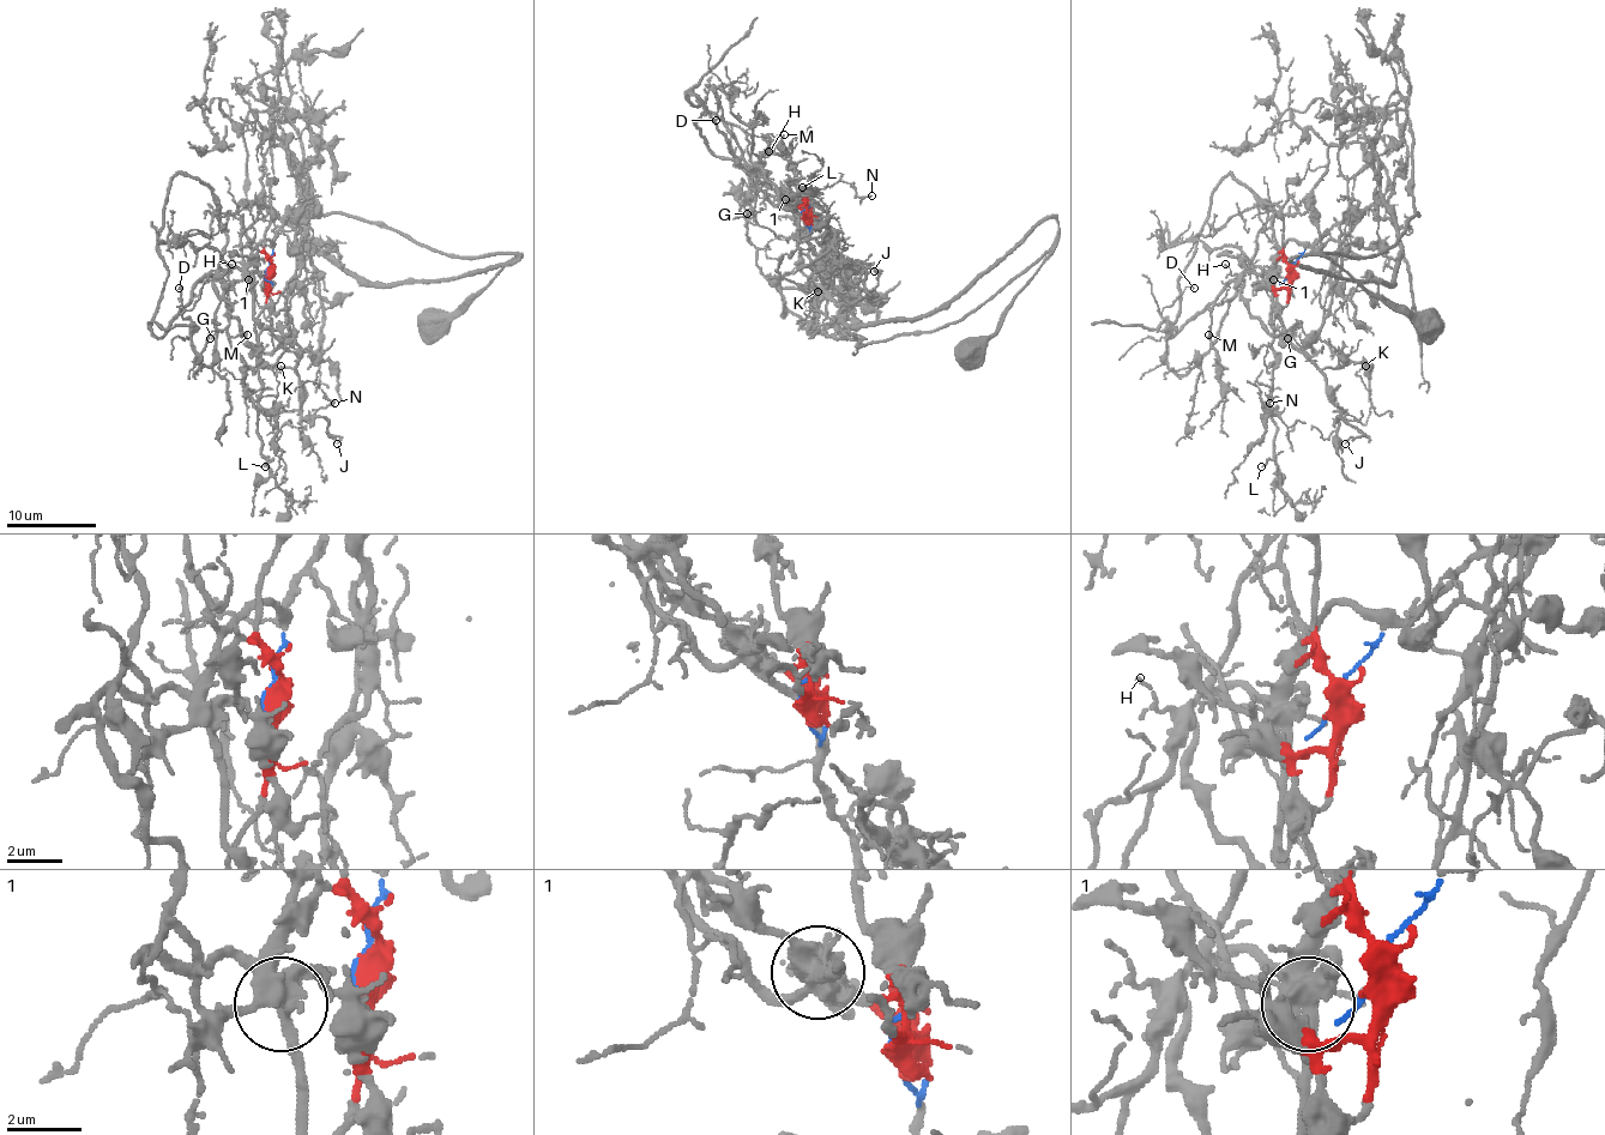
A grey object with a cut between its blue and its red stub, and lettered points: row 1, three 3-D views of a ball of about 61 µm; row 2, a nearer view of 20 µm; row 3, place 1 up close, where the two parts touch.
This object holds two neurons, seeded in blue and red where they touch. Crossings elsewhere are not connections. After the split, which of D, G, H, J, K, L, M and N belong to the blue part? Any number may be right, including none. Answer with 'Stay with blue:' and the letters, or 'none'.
Stay with blue: none

